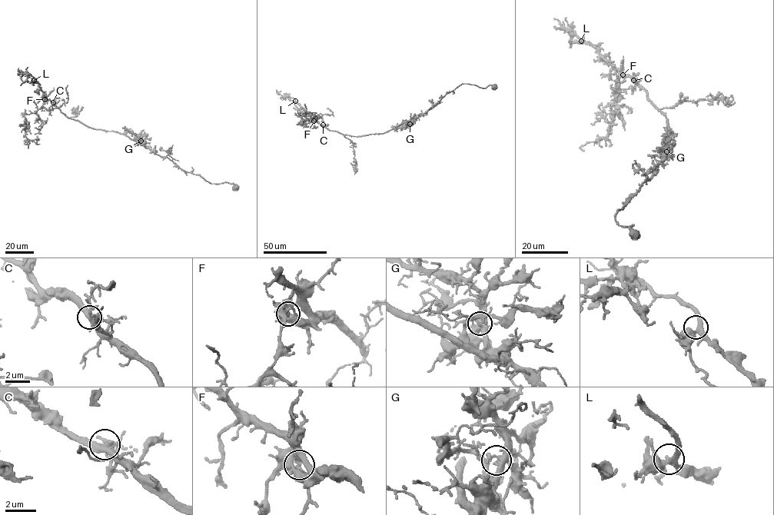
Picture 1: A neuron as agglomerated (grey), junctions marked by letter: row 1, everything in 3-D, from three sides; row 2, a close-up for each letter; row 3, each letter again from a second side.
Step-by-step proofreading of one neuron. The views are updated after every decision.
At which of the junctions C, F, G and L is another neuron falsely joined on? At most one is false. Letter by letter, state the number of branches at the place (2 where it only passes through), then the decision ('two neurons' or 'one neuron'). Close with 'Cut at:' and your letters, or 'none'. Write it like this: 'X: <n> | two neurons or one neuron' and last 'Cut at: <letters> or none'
C: 4 | one neuron
F: 4 | two neurons
G: 4 | one neuron
L: 4 | one neuron
Cut at: F

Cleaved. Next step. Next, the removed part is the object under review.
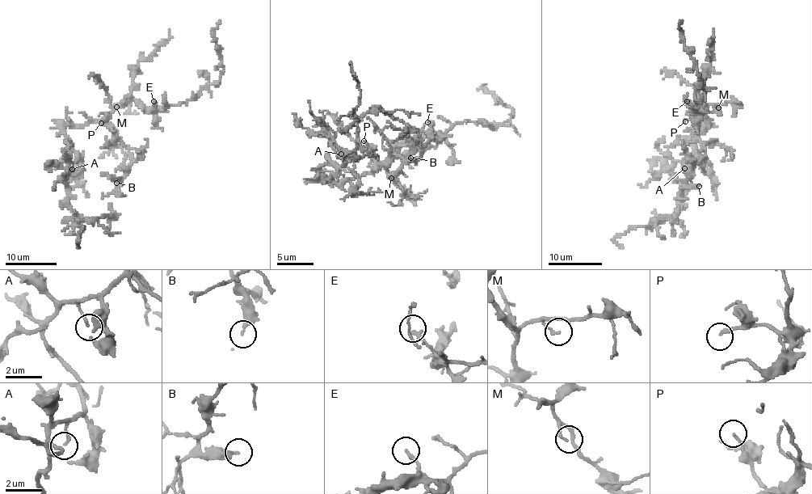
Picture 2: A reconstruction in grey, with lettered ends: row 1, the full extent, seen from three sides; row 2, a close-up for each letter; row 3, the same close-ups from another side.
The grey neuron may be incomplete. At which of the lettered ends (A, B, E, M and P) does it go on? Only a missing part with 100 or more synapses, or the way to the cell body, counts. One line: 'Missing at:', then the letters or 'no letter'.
Missing at: no letter

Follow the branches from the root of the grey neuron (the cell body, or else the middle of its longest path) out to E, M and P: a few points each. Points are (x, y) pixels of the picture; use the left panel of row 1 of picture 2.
E: (88, 123), (103, 120), (127, 98), (133, 98), (148, 108), (153, 107), (153, 101)
M: (88, 123), (103, 120), (109, 116), (115, 105), (116, 107)
P: (88, 123), (106, 119), (101, 123)

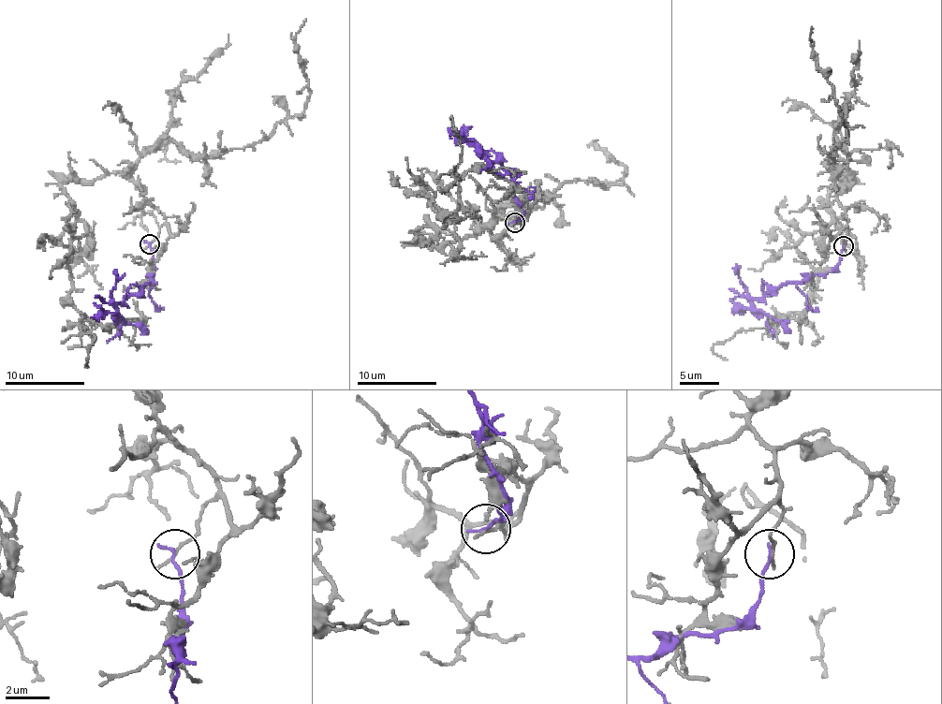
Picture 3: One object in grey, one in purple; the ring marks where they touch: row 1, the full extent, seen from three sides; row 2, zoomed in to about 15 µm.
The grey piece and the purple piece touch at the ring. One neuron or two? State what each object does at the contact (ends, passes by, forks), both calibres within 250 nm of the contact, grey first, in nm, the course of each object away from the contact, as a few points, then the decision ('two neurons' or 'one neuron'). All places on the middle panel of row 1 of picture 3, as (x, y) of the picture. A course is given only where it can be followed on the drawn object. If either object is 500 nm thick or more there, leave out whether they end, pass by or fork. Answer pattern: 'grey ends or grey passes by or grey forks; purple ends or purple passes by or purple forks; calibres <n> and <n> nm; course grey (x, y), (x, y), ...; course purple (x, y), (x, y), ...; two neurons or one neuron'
grey ends; purple ends; calibres 140 and 140 nm; course grey (515, 224), (416, 238), (445, 226), (432, 198), (443, 218), (457, 206), (450, 117), (458, 132); course purple (515, 222), (521, 220), (522, 212), (512, 178), (500, 163), (490, 163), (476, 146), (498, 172), (522, 175); two neurons

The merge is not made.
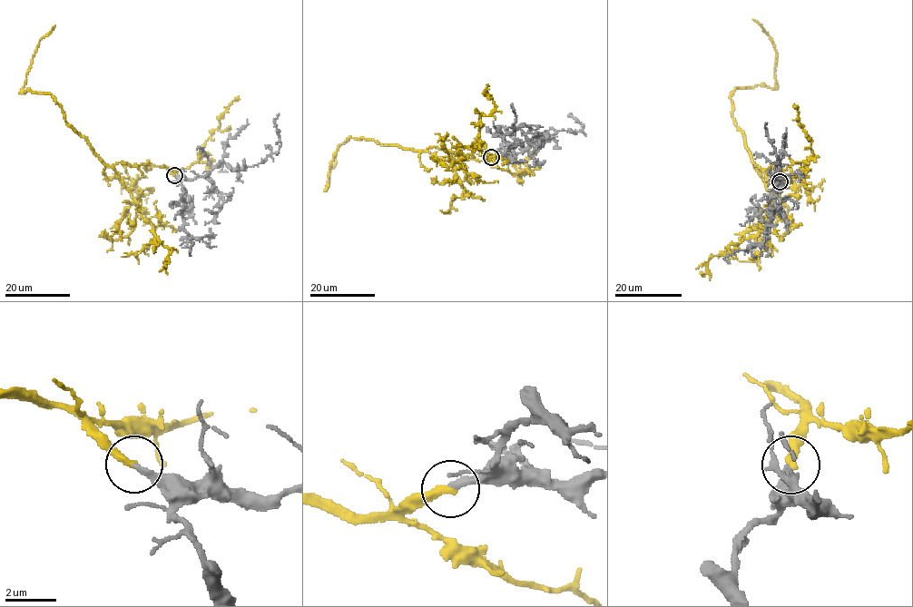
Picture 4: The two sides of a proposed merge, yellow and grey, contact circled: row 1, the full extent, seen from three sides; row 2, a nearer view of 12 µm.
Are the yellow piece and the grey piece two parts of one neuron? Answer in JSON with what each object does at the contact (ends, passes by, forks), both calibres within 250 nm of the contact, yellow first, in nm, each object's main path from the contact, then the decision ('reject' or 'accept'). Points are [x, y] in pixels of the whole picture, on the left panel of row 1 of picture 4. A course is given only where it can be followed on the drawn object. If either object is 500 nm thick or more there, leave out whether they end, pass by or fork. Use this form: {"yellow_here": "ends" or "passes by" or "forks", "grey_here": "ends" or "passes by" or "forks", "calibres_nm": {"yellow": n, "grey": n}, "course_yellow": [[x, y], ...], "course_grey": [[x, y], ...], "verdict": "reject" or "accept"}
{"yellow_here": "ends", "grey_here": "ends", "calibres_nm": {"yellow": 300, "grey": 240}, "course_yellow": [[173, 175], [148, 164], [106, 165], [65, 121], [62, 107], [49, 93], [21, 93], [40, 40], [54, 24]], "course_grey": [[173, 175], [205, 176], [220, 161], [238, 169], [262, 162], [279, 151], [274, 123], [279, 112]], "verdict": "accept"}

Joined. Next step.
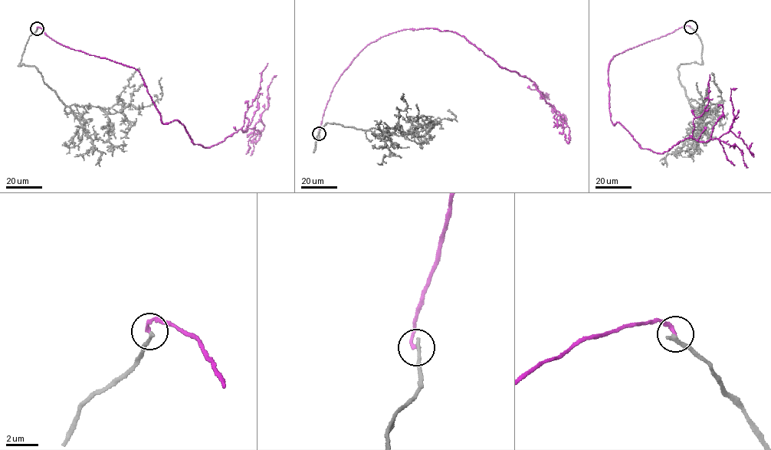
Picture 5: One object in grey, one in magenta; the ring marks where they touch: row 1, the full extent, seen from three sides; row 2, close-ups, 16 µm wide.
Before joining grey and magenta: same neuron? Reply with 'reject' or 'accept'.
reject

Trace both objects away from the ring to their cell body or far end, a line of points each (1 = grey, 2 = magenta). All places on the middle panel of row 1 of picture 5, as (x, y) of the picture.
1: (319, 133), (314, 151), (318, 132), (327, 123), (401, 136), (417, 133), (442, 119), (454, 119), (449, 110)
2: (319, 133), (334, 84), (353, 58), (370, 43), (405, 29), (457, 33), (500, 67), (533, 81), (566, 119)

